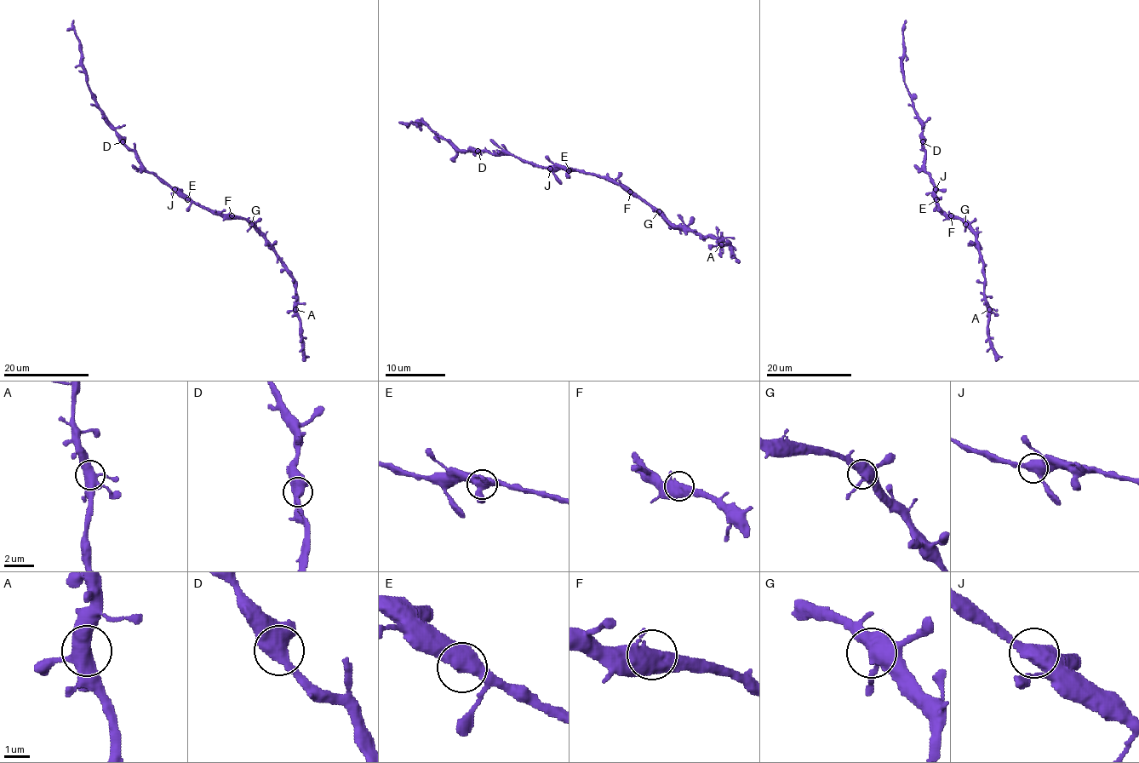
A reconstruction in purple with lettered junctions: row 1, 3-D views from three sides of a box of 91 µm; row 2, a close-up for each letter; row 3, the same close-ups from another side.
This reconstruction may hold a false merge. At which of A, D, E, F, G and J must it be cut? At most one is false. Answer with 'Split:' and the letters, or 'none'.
Split: none

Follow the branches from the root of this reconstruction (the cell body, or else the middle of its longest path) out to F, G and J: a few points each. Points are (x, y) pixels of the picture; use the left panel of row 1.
F: (191, 202), (231, 215)
G: (191, 202), (222, 215), (241, 216), (251, 224)
J: (191, 202), (174, 189)

